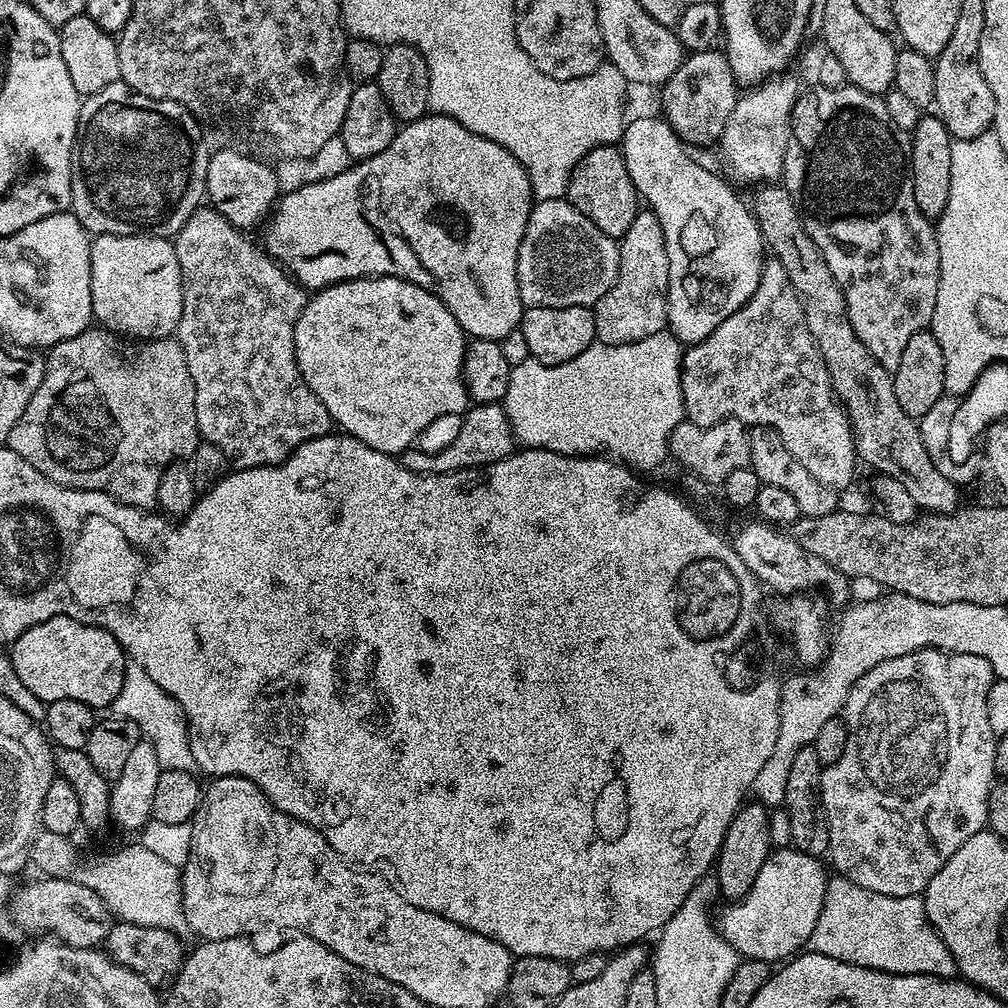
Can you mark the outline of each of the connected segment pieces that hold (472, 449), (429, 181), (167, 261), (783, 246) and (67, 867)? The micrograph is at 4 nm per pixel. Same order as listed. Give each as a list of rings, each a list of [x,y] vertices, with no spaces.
[[[476,404],[463,413],[456,437],[437,452],[403,453],[402,463],[415,472],[460,472],[464,468],[479,468],[481,464],[493,464],[511,456],[514,451],[512,427],[500,404]]]
[[[429,114],[417,120],[407,121],[397,131],[390,146],[382,150],[382,154],[374,154],[374,158],[361,160],[351,166],[353,168],[348,168],[337,176],[328,176],[325,180],[304,184],[293,192],[285,191],[274,211],[267,217],[266,227],[263,229],[263,247],[277,264],[291,273],[301,288],[319,290],[329,288],[331,284],[367,276],[397,276],[406,282],[422,286],[430,294],[438,297],[450,310],[450,314],[454,314],[454,318],[469,337],[499,342],[506,338],[506,334],[519,329],[525,307],[518,290],[518,246],[522,246],[522,238],[526,234],[528,215],[532,212],[534,197],[528,171],[520,165],[518,158],[514,158],[514,154],[510,154],[510,150],[498,146],[498,142],[490,142],[490,138],[482,138],[466,130],[466,126],[462,126],[462,122],[454,118]]]
[[[106,234],[96,236],[92,240],[90,250],[90,290],[92,291],[92,314],[95,323],[101,328],[107,328],[109,332],[115,332],[125,338],[135,338],[142,340],[162,340],[171,337],[176,331],[176,323],[182,318],[182,286],[180,281],[182,274],[178,266],[178,254],[176,253],[175,243],[171,239],[163,236],[115,236]]]
[[[776,182],[765,183],[757,187],[755,192],[756,197],[750,200],[752,214],[758,222],[760,233],[764,235],[767,251],[775,259],[780,260],[782,266],[786,266],[786,274],[790,274],[790,282],[796,293],[800,295],[801,302],[804,303],[806,326],[812,337],[816,339],[820,356],[826,362],[826,370],[830,374],[836,399],[844,405],[844,411],[848,413],[848,421],[852,424],[852,437],[856,440],[857,457],[863,463],[865,460],[873,468],[873,473],[894,478],[894,482],[902,482],[902,487],[910,493],[910,498],[914,498],[917,509],[928,514],[947,514],[956,511],[962,504],[961,489],[954,482],[950,482],[950,478],[946,478],[946,474],[942,474],[938,466],[934,466],[930,454],[926,454],[919,423],[908,416],[906,410],[902,410],[902,406],[898,406],[892,373],[883,368],[878,358],[874,358],[874,354],[870,354],[870,350],[862,346],[862,338],[854,334],[854,326],[850,326],[850,314],[846,310],[846,298],[842,294],[842,286],[838,286],[838,278],[830,274],[830,266],[826,266],[826,258],[822,258],[822,250],[814,246],[814,238],[810,238],[794,198],[787,188]]]
[[[50,831],[37,832],[30,849],[31,863],[51,879],[70,880],[91,888],[119,921],[161,927],[177,934],[189,931],[182,906],[179,867],[146,850],[139,842],[133,842],[127,848],[98,858],[95,862],[83,860],[72,842],[69,837]]]

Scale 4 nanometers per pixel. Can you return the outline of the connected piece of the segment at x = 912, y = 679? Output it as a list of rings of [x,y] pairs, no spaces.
[[[923,648],[923,649],[922,649],[922,650],[918,650],[918,651],[917,651],[917,652],[911,652],[911,653],[910,653],[910,654],[902,654],[902,655],[901,655],[901,656],[899,656],[899,657],[898,657],[898,658],[890,658],[890,659],[889,659],[889,660],[887,660],[887,661],[886,661],[886,662],[882,662],[882,663],[881,663],[881,664],[879,664],[879,665],[878,665],[878,666],[874,666],[874,670],[870,670],[870,671],[869,671],[869,672],[867,672],[867,673],[866,673],[866,674],[862,674],[862,678],[858,678],[858,682],[854,682],[854,686],[853,686],[853,687],[852,687],[852,689],[851,689],[851,690],[850,690],[850,694],[849,694],[849,695],[848,695],[848,700],[847,700],[847,701],[846,701],[846,702],[845,702],[845,704],[844,704],[844,711],[843,711],[843,713],[842,713],[842,715],[843,715],[843,718],[844,718],[844,721],[846,721],[846,722],[847,722],[847,723],[848,723],[848,737],[847,737],[847,738],[846,738],[846,754],[842,754],[842,758],[838,758],[838,762],[834,762],[834,763],[833,763],[833,764],[825,764],[825,765],[823,765],[823,768],[822,768],[822,771],[821,771],[821,773],[820,773],[820,790],[819,790],[819,793],[820,793],[820,801],[821,801],[821,802],[822,802],[822,806],[823,806],[823,807],[824,807],[824,814],[825,814],[825,816],[827,816],[827,817],[828,817],[828,829],[829,829],[829,830],[830,830],[830,838],[829,838],[829,839],[828,839],[828,850],[827,850],[827,853],[826,853],[826,856],[827,856],[827,859],[828,859],[828,860],[829,860],[829,861],[830,861],[830,864],[831,864],[831,860],[830,860],[830,859],[832,859],[832,864],[833,864],[833,866],[834,866],[834,867],[836,867],[836,869],[835,869],[835,871],[836,871],[836,872],[837,872],[837,873],[839,873],[839,875],[841,875],[841,876],[845,876],[845,878],[846,878],[846,879],[848,879],[848,880],[849,880],[849,881],[850,881],[850,882],[854,882],[854,883],[855,883],[855,884],[857,884],[857,885],[858,885],[858,886],[866,886],[866,890],[874,890],[874,891],[875,891],[875,892],[877,892],[877,893],[878,893],[878,894],[890,894],[890,895],[891,895],[891,896],[919,896],[919,895],[921,895],[921,893],[923,893],[923,891],[924,891],[924,889],[925,889],[925,888],[927,888],[927,887],[928,887],[928,883],[929,883],[929,882],[930,882],[930,878],[934,878],[934,874],[938,874],[938,870],[942,870],[942,866],[946,866],[946,862],[950,862],[950,858],[951,858],[951,857],[952,857],[952,855],[953,855],[953,854],[954,854],[954,850],[958,850],[958,846],[962,846],[962,842],[966,842],[966,841],[967,841],[967,840],[969,840],[969,839],[970,839],[970,838],[974,838],[974,834],[978,834],[978,833],[979,833],[979,832],[983,832],[983,831],[985,831],[985,828],[986,828],[986,825],[987,825],[987,823],[988,823],[988,799],[989,799],[989,798],[990,798],[990,790],[991,790],[991,789],[992,789],[992,785],[993,785],[993,783],[994,783],[994,781],[995,781],[995,780],[996,780],[996,779],[997,779],[997,775],[996,775],[996,742],[997,742],[997,739],[998,739],[998,738],[997,738],[997,736],[996,736],[996,735],[995,735],[995,734],[994,734],[994,730],[990,730],[990,722],[989,722],[989,720],[987,720],[987,719],[986,719],[986,694],[990,694],[990,686],[991,686],[991,685],[992,685],[992,682],[993,682],[993,679],[994,679],[994,677],[993,677],[993,674],[992,674],[992,667],[991,667],[991,666],[990,666],[990,662],[986,662],[986,658],[978,658],[978,654],[958,654],[958,653],[957,653],[957,652],[944,652],[944,651],[943,651],[943,650],[941,650],[941,648]]]

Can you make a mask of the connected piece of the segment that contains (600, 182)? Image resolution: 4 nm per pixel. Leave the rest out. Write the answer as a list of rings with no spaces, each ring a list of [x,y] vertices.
[[[611,144],[590,150],[574,166],[566,199],[582,214],[586,214],[586,218],[590,218],[590,222],[594,222],[602,234],[617,238],[624,236],[638,211],[638,193],[630,178],[630,170],[626,170],[623,151]]]

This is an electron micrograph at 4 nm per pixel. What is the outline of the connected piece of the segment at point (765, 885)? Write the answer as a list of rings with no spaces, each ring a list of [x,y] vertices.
[[[791,846],[769,852],[766,862],[762,862],[762,870],[758,870],[758,878],[754,878],[754,886],[750,886],[742,900],[735,901],[734,906],[728,906],[721,914],[718,931],[724,941],[734,946],[741,957],[750,960],[784,962],[797,955],[807,945],[810,934],[814,934],[814,922],[818,922],[818,914],[822,910],[830,879],[829,873],[824,873],[823,863],[825,861],[821,857],[800,852]]]

